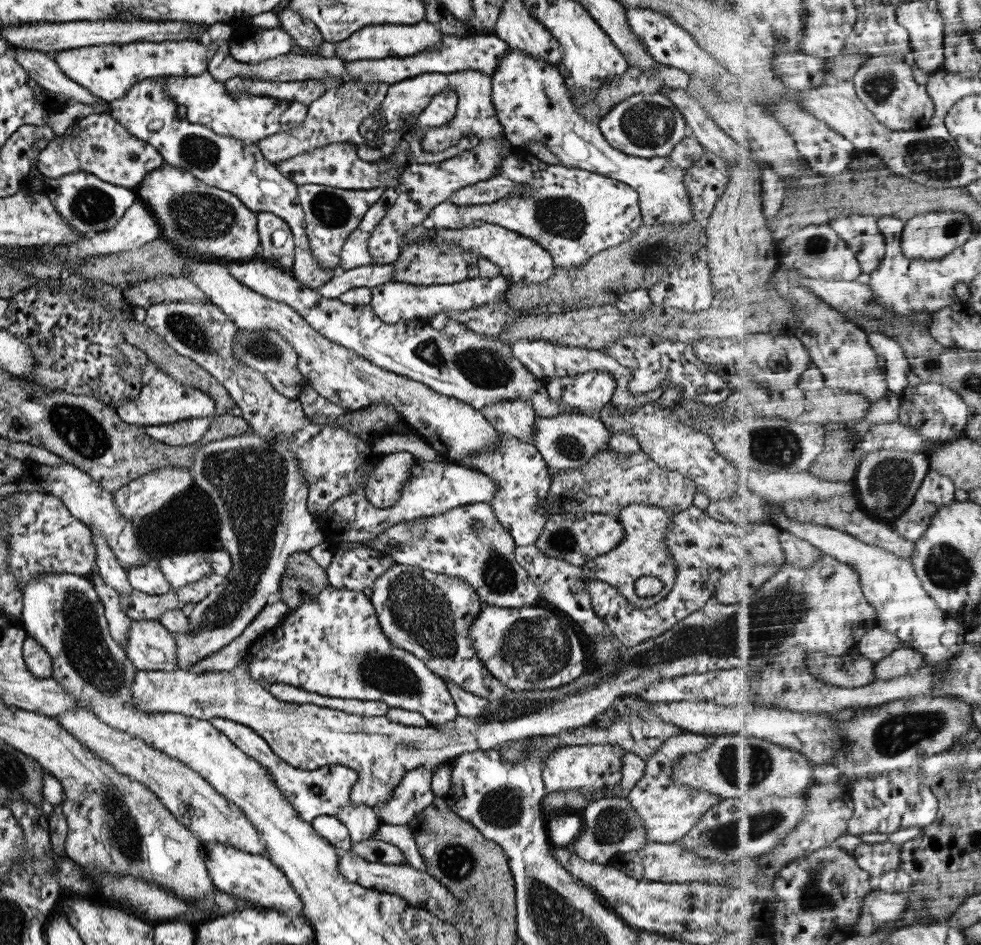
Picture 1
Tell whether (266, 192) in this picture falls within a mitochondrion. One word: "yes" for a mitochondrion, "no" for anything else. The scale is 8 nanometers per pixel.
no

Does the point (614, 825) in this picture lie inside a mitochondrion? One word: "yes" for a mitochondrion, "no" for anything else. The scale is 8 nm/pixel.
yes

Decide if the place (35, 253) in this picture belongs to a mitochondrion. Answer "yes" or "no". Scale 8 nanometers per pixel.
no

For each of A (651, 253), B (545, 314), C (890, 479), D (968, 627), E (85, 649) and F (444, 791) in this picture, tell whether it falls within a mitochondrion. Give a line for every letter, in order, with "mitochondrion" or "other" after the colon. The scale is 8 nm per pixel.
A: mitochondrion
B: other
C: mitochondrion
D: other
E: mitochondrion
F: other

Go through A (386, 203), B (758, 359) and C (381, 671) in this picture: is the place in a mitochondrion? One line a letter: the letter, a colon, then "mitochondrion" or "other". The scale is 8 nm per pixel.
A: other
B: other
C: mitochondrion

